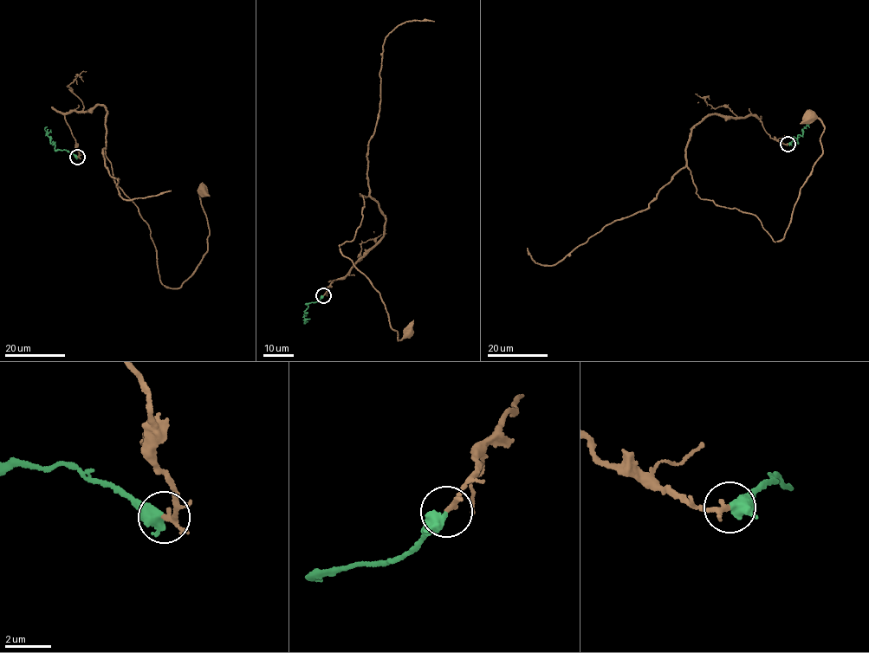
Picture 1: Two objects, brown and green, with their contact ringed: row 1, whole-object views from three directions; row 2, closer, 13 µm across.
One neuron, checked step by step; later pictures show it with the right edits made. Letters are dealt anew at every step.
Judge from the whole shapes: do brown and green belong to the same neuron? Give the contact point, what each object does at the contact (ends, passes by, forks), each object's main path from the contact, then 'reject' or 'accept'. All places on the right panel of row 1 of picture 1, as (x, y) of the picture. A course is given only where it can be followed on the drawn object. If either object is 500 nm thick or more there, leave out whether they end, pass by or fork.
place (787, 144); brown passes by; green passes by; course brown (787, 144), (755, 116), (706, 116), (686, 148), (696, 193), (781, 240), (822, 152), (812, 114); course green (787, 144), (794, 140), (797, 143), (797, 136), (802, 135), (802, 128), (810, 122), (807, 119); accept

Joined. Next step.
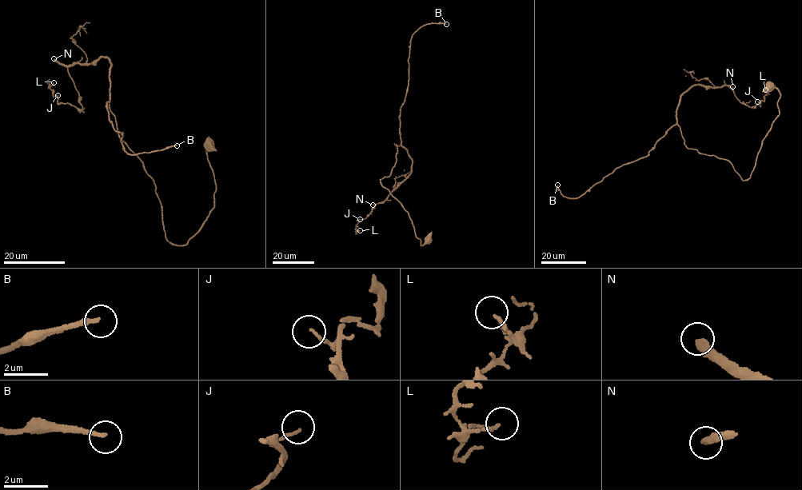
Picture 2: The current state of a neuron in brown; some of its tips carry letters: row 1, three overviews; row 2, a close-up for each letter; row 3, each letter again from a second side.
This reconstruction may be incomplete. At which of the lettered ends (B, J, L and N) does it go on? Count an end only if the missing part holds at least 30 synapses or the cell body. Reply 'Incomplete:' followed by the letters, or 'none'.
Incomplete: B, N

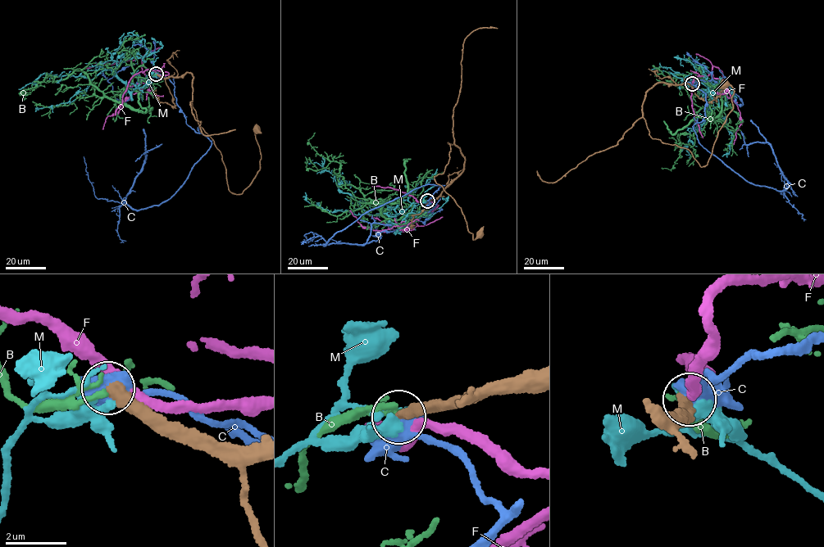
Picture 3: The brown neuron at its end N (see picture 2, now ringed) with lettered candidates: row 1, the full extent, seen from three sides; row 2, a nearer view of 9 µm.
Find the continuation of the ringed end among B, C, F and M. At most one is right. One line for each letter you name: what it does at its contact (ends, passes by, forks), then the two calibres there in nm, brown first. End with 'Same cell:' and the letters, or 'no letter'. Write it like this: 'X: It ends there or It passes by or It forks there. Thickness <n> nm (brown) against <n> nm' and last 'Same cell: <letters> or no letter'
Same cell: no letter

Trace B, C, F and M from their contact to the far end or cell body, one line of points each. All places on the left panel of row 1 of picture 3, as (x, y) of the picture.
B: (156, 74), (138, 66), (124, 103), (79, 70), (56, 81), (47, 77), (23, 99)
C: (157, 74), (174, 85), (186, 124), (211, 142), (169, 199), (134, 210), (125, 198), (144, 151), (162, 143)
F: (157, 74), (168, 73), (142, 65), (148, 82), (127, 97), (118, 111), (107, 116), (102, 128)
M: (157, 74), (147, 85), (129, 92), (107, 70), (90, 79), (45, 72), (18, 89)

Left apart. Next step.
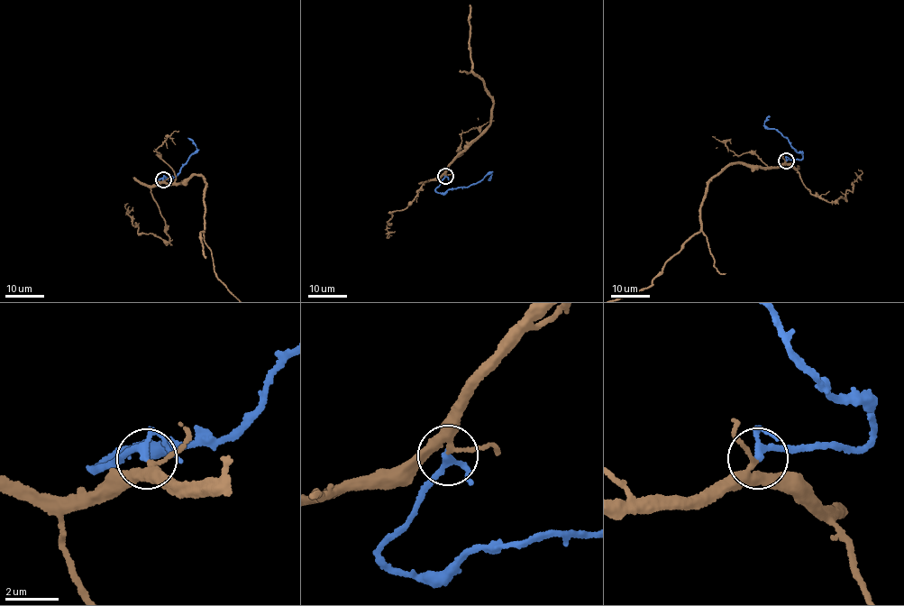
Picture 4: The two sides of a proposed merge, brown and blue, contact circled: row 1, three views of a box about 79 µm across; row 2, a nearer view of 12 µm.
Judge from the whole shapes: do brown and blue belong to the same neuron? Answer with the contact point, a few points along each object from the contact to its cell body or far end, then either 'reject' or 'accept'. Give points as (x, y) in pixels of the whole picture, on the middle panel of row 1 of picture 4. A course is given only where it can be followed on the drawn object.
(445, 176) | blue via (445, 176), (435, 189), (438, 192), (465, 188), (492, 173), (488, 179) | accept

